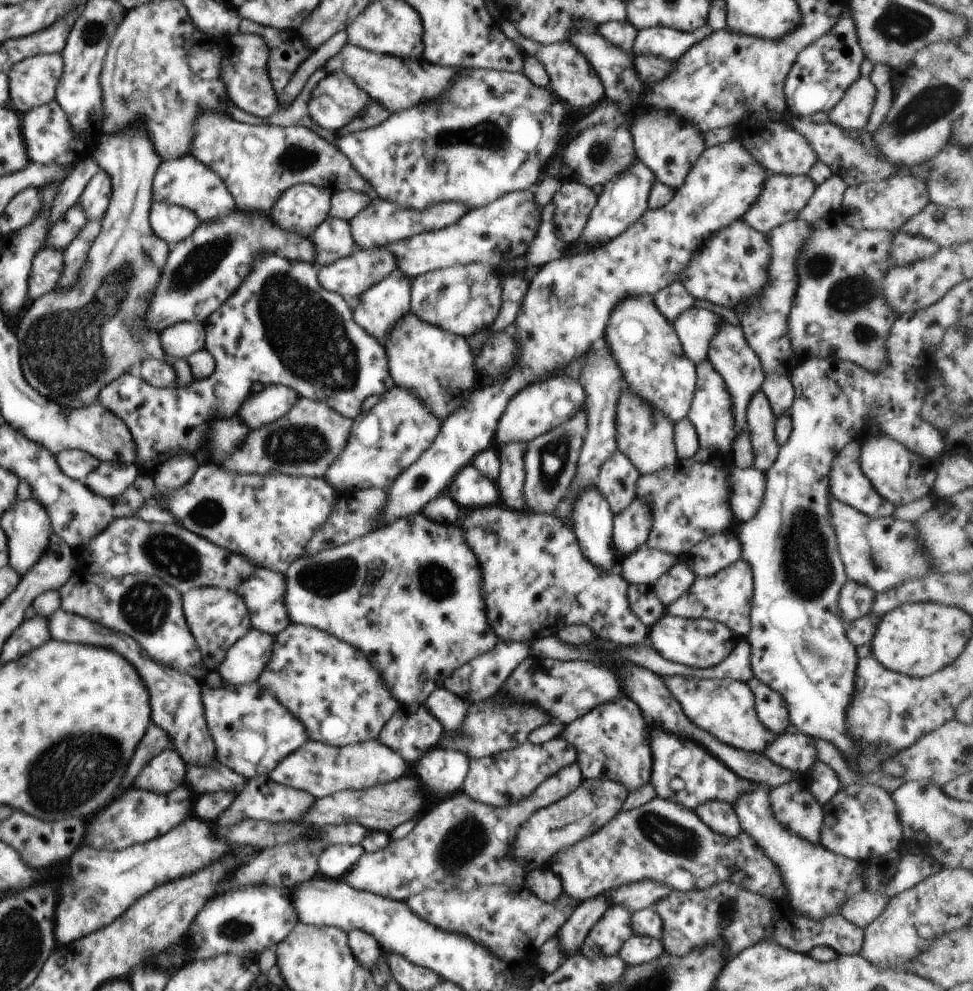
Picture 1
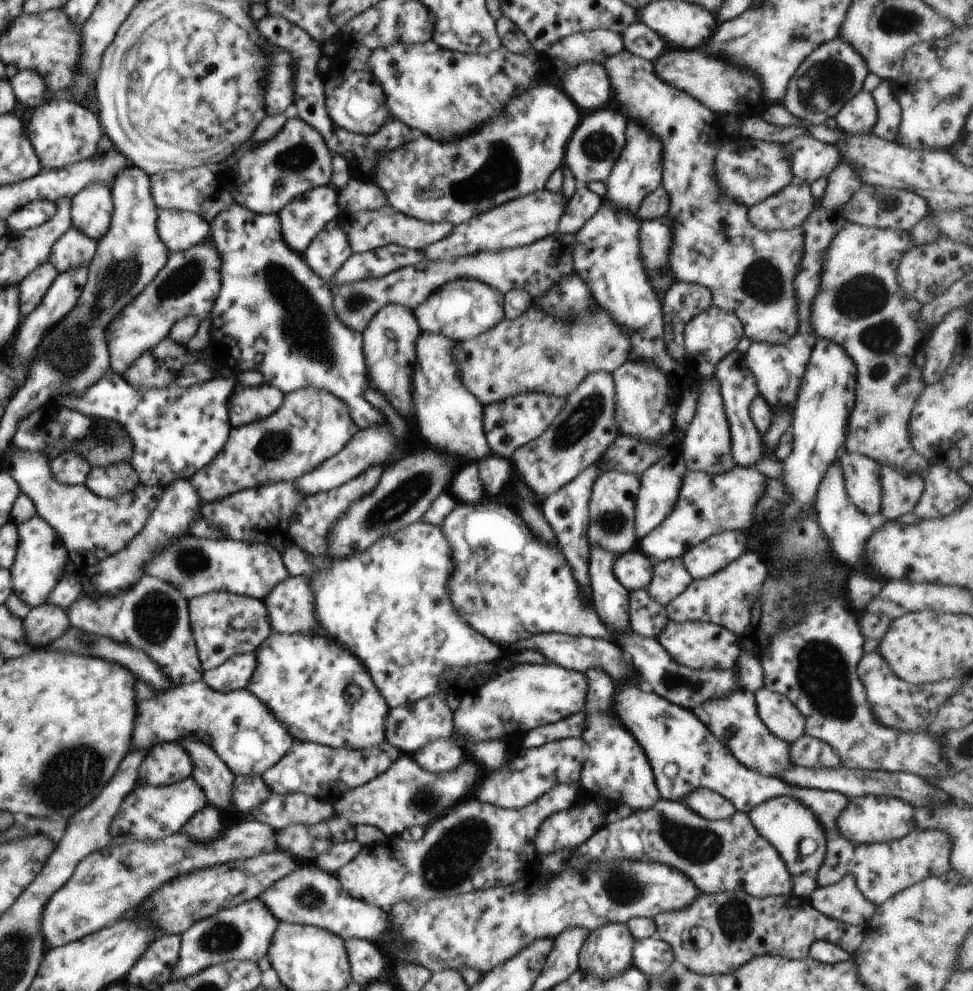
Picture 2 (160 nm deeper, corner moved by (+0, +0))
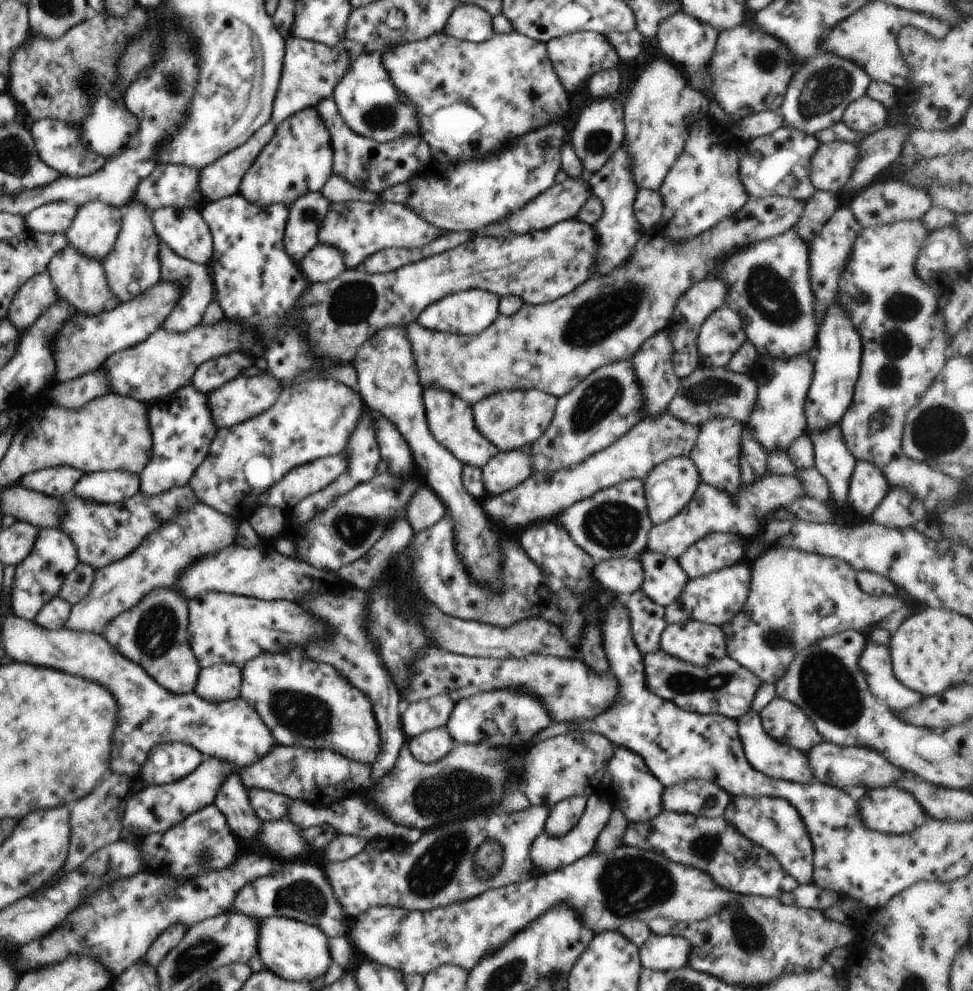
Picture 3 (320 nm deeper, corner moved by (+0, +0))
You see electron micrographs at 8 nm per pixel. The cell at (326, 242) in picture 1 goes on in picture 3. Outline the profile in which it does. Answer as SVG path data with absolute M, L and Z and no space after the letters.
M318 243L298 264L310 283L326 282L336 278L347 266L336 247Z

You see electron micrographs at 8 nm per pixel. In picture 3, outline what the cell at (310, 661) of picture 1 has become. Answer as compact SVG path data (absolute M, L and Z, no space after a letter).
M297 645L284 653L264 653L249 660L241 669L241 677L239 696L256 709L258 716L275 738L276 744L330 749L365 765L376 762L381 751L381 736L372 703L361 690L350 683L342 673L336 672L332 666L306 659L302 648Z

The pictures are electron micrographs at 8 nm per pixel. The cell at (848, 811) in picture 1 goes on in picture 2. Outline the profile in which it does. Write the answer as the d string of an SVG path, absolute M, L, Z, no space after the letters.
M865 795L850 798L846 808L836 820L836 828L840 836L850 840L852 844L882 844L908 836L915 828L914 807L898 798L890 796Z

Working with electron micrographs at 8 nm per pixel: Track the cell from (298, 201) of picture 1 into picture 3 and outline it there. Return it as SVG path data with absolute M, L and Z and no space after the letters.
M321 191L309 192L290 204L284 246L296 264L319 243L318 229L331 205Z

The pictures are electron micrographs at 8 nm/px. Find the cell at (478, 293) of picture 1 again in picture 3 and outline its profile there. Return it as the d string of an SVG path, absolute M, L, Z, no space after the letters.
M468 289L445 296L429 304L417 318L424 327L459 335L477 335L486 330L499 315L499 296L482 289Z

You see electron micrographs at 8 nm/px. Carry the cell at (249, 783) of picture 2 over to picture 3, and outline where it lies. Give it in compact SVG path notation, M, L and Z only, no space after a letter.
M256 790L248 792L252 808L260 820L264 822L277 821L282 818L288 818L287 814L293 799L278 794L277 792L266 790Z

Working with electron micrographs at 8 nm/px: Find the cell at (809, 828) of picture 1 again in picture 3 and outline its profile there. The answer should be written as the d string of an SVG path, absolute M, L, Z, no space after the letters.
M734 797L728 803L723 817L741 835L759 847L766 848L771 855L774 854L781 867L799 884L812 882L813 855L816 851L800 813L790 802L780 797Z

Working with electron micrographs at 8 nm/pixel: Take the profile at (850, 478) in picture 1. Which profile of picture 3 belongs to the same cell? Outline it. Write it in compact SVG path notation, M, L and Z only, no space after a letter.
M856 461L847 496L853 512L860 516L871 516L889 490L888 481L877 466L866 461Z

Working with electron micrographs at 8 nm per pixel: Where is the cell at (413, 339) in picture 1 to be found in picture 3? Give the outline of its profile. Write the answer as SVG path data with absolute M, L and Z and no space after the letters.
M428 387L423 392L426 418L428 418L427 425L430 432L463 465L472 464L472 466L482 468L493 456L498 454L499 448L485 436L482 436L476 428L470 403L460 400L460 397L450 394L450 392L444 392L444 390L433 387Z

